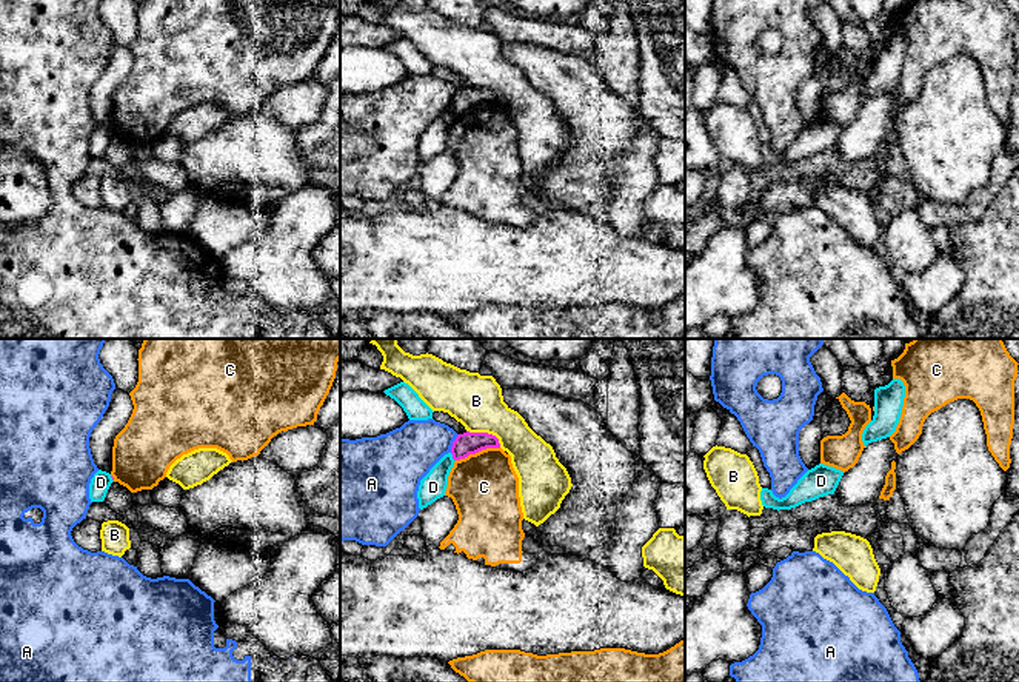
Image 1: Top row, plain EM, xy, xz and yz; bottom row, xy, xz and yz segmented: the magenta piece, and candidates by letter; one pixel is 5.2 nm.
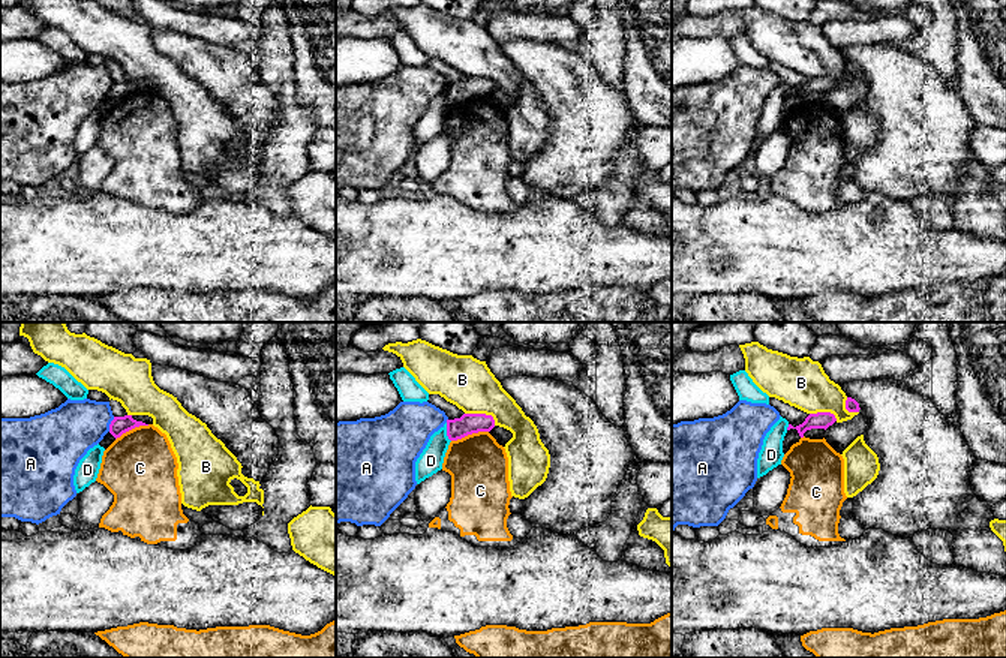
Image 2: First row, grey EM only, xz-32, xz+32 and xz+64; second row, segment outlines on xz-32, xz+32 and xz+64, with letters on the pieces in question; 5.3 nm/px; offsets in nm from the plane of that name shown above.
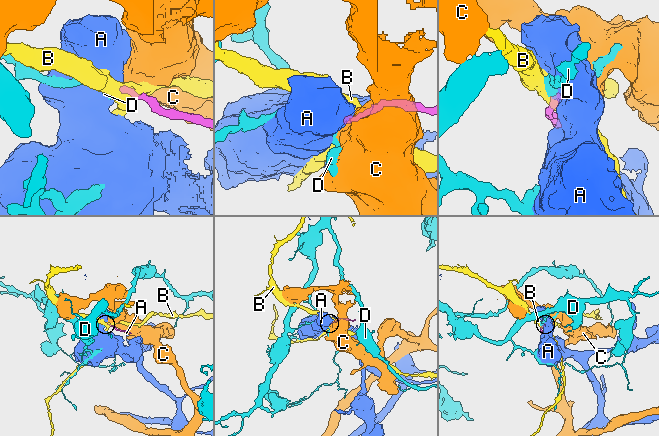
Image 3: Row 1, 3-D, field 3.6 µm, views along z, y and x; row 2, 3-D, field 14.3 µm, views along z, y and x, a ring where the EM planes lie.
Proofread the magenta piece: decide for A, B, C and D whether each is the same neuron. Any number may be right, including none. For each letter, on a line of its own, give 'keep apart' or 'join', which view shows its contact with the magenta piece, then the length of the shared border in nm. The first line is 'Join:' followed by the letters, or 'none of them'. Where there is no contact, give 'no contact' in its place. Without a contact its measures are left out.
Join: none of them
A: keep apart; meets magenta in xz; contact 110 nm long
B: keep apart; meets magenta in xz; contact 200 nm long
C: keep apart; meets magenta in xz; contact 240 nm long
D: keep apart; meets magenta in xz; contact 50 nm long

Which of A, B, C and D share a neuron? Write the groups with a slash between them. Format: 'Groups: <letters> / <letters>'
Groups: A / B / C / D

